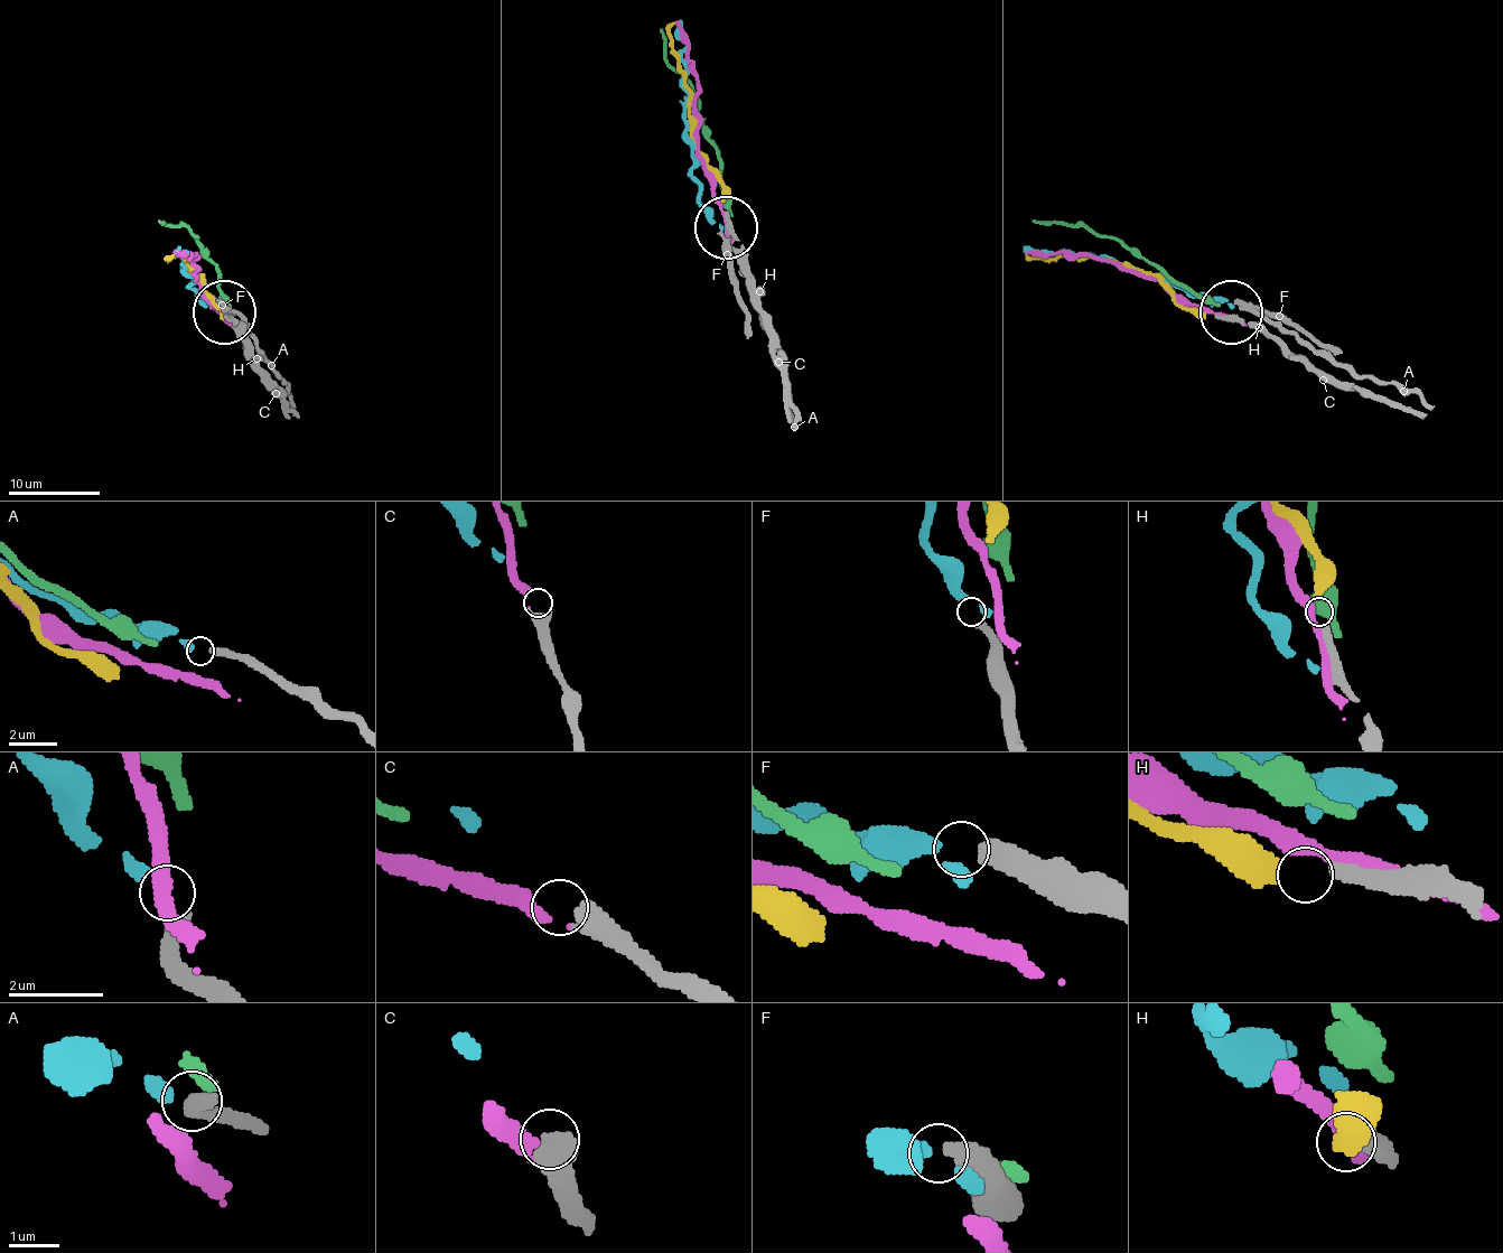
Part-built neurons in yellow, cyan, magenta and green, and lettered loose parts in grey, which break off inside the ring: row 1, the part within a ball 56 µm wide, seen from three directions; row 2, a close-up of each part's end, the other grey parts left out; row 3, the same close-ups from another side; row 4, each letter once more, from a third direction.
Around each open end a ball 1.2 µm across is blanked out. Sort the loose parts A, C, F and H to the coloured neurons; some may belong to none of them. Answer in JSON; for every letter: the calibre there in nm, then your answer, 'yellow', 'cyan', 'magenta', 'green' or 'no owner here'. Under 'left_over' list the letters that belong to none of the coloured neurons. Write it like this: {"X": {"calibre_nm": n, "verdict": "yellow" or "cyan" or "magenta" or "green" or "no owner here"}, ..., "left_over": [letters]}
{"A": {"calibre_nm": 300, "verdict": "cyan"}, "C": {"calibre_nm": 550, "verdict": "magenta"}, "F": {"calibre_nm": 420, "verdict": "no owner here"}, "H": {"calibre_nm": 320, "verdict": "yellow"}, "left_over": ["F"]}

